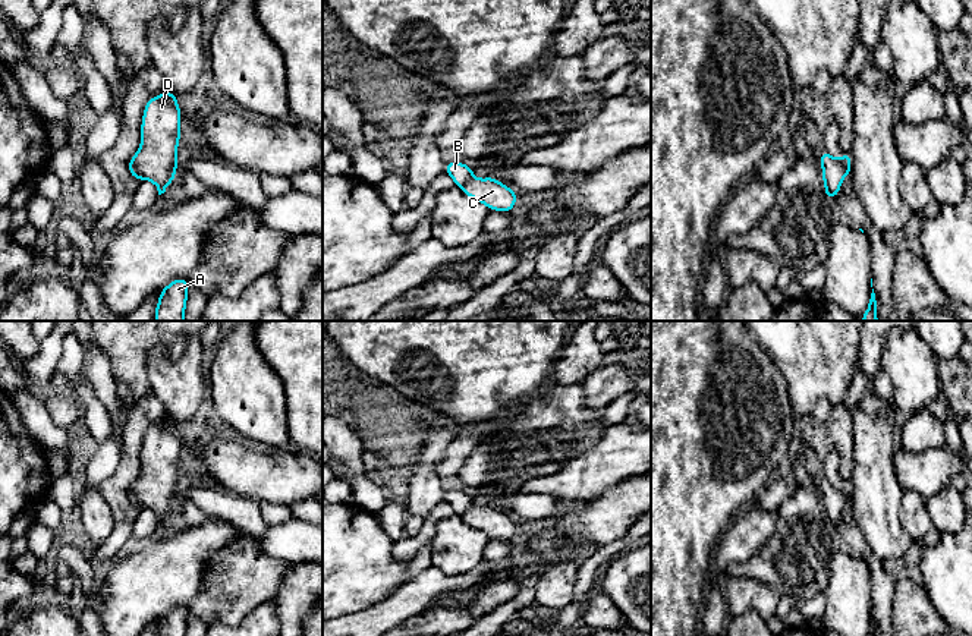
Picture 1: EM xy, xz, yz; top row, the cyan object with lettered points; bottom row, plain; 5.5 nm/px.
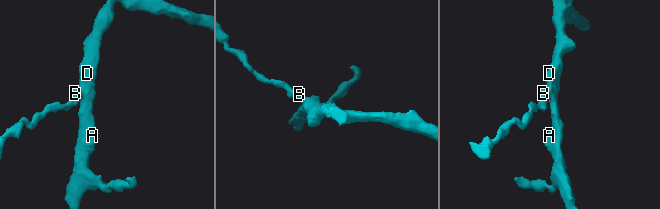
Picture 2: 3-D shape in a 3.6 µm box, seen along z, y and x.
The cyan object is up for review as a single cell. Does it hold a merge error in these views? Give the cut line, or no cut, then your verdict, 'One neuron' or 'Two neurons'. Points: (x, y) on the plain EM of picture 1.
Split along xy (131, 488), (141, 507). Two neurons

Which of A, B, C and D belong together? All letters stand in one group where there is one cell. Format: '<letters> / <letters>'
A C D / B

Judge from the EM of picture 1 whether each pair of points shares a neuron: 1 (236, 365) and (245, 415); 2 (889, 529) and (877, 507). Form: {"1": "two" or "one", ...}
{"1": "one", "2": "one"}

